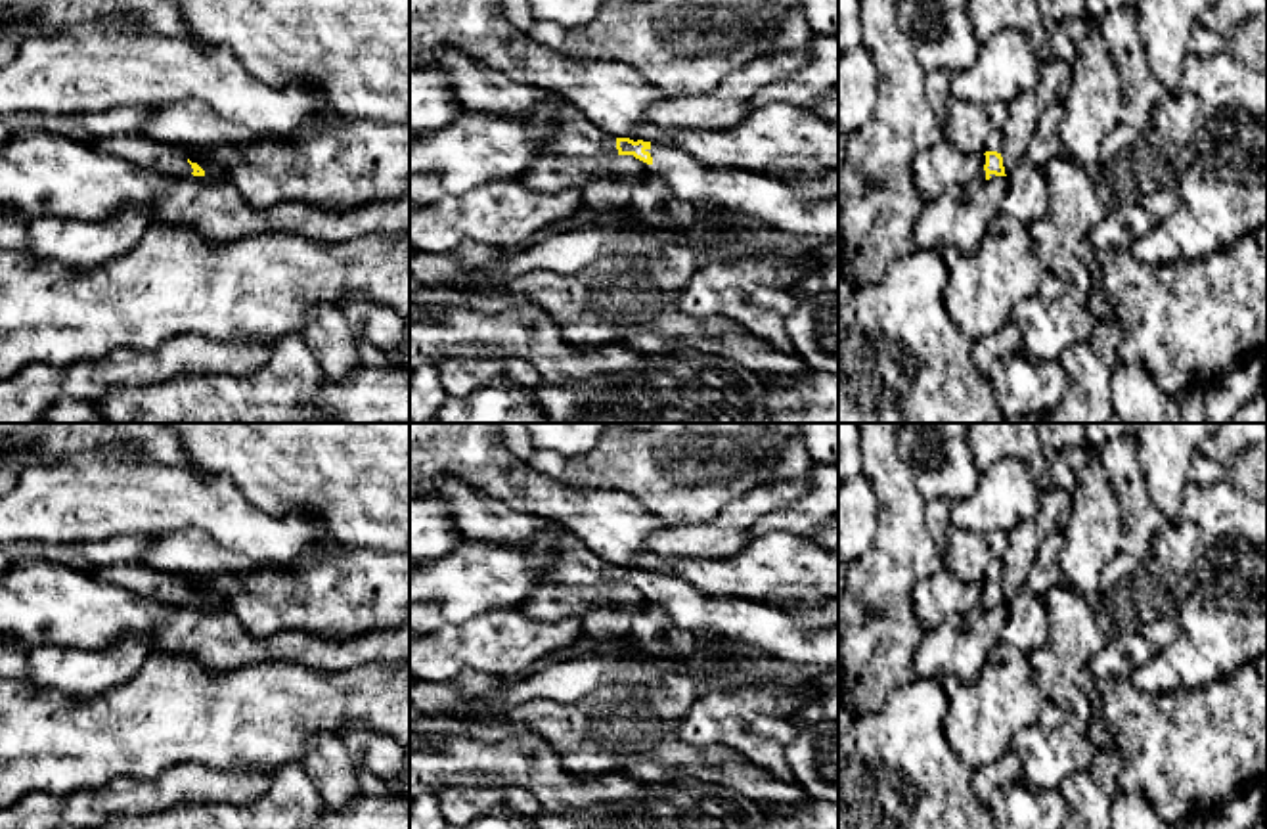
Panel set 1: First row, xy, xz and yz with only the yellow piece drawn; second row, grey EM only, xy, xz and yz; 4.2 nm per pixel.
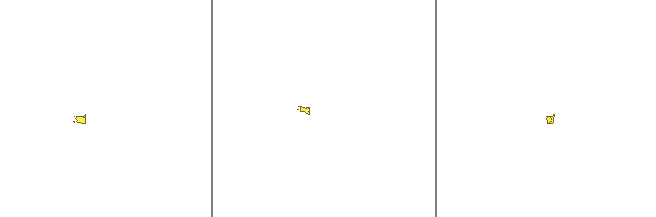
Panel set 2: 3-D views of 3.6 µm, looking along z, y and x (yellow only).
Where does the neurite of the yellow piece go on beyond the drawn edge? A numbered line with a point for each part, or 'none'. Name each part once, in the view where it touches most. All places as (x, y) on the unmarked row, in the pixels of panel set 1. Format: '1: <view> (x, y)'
1: xy (144, 581)
2: yz (996, 571)

